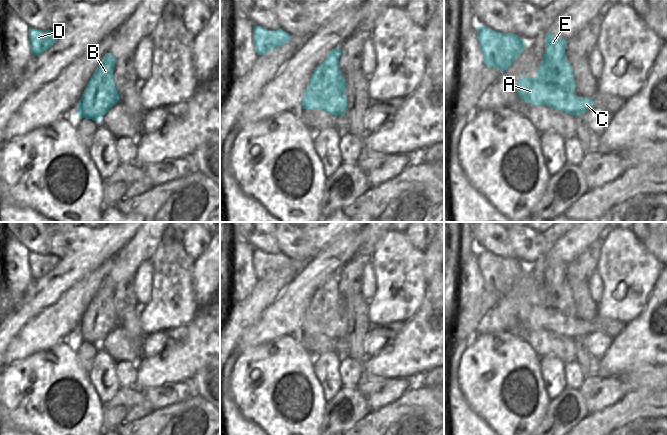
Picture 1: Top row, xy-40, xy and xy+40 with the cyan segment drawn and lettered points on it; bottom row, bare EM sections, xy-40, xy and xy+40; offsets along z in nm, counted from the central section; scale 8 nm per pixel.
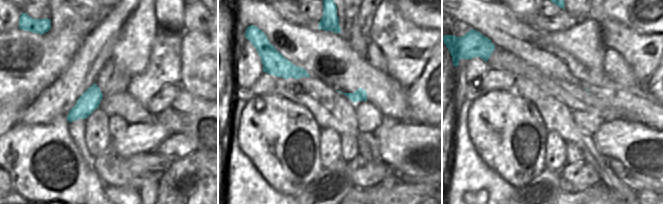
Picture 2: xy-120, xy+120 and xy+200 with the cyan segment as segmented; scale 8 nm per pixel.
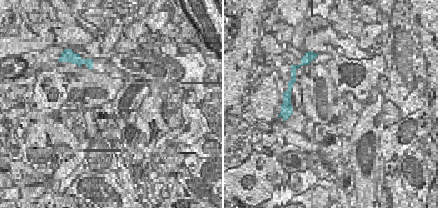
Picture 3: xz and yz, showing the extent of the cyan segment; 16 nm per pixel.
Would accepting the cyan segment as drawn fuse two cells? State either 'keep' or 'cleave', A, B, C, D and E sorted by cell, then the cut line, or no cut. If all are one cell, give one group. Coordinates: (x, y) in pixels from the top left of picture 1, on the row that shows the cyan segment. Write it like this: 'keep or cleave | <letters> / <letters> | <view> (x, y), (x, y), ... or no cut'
cleave | A C D / B E | xy+40 (534, 77), (536, 80), (562, 90), (569, 90), (572, 93)

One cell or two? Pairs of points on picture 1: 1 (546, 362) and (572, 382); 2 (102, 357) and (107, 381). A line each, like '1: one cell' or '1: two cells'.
1: two cells
2: one cell

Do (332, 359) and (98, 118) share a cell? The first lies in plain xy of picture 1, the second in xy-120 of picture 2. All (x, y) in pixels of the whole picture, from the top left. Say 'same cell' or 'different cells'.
same cell

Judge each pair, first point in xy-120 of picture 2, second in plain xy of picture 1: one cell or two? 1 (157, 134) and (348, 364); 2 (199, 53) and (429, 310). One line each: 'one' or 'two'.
1: two
2: two

